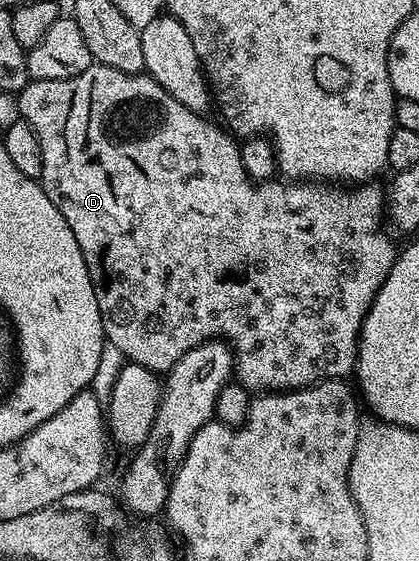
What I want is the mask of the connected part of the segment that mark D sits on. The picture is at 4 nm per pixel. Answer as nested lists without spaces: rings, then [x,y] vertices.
[[[97,62],[90,63],[88,70],[84,70],[84,74],[76,74],[72,78],[30,80],[26,87],[17,93],[16,100],[18,100],[17,115],[21,119],[27,120],[32,126],[32,130],[36,130],[38,135],[40,150],[42,151],[42,175],[40,177],[42,188],[48,194],[48,198],[52,198],[56,210],[60,210],[60,214],[64,214],[64,222],[68,222],[68,226],[72,226],[72,234],[76,234],[76,242],[80,242],[80,254],[84,254],[84,262],[88,266],[88,274],[92,278],[96,302],[100,306],[102,330],[105,339],[109,343],[115,344],[129,363],[144,366],[148,371],[155,374],[165,374],[170,371],[172,366],[176,366],[176,362],[180,362],[180,358],[184,358],[184,354],[188,354],[188,350],[206,344],[210,340],[219,339],[228,342],[230,350],[234,354],[233,375],[236,377],[237,383],[244,385],[252,394],[291,392],[293,388],[307,388],[310,384],[319,384],[322,380],[341,380],[349,377],[349,372],[351,375],[355,371],[358,363],[358,339],[362,333],[362,323],[380,290],[380,286],[388,278],[396,259],[396,247],[394,248],[393,242],[390,241],[389,234],[382,229],[384,209],[387,207],[388,200],[383,190],[381,192],[377,188],[377,183],[362,182],[357,186],[327,186],[322,182],[283,182],[278,178],[255,182],[244,170],[239,141],[225,127],[219,126],[217,128],[216,125],[209,124],[205,120],[207,118],[205,115],[192,111],[188,106],[178,102],[176,98],[172,98],[172,94],[168,94],[168,90],[164,90],[164,86],[156,83],[150,75],[129,76],[112,66],[104,66]]]

